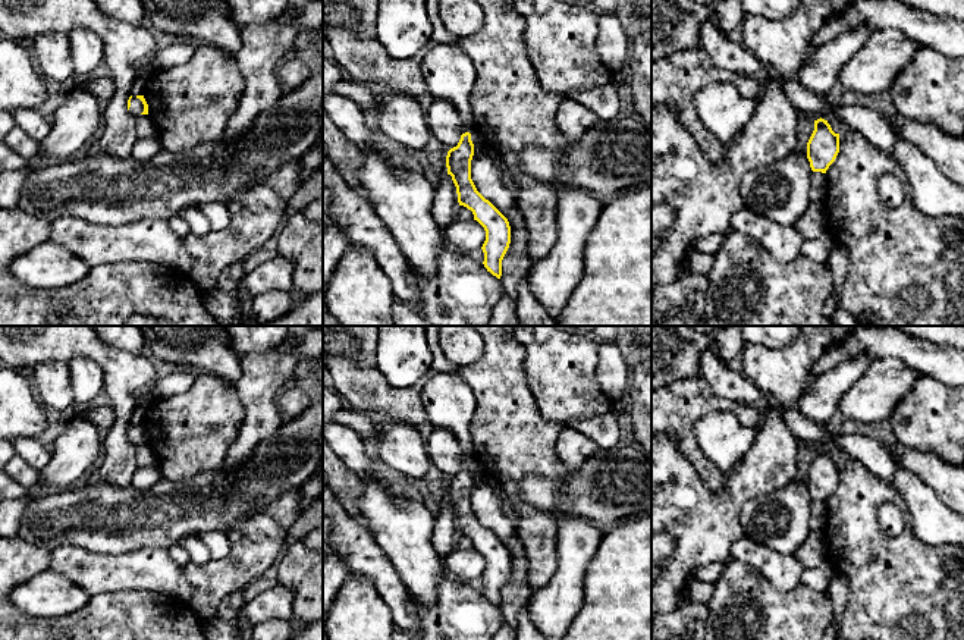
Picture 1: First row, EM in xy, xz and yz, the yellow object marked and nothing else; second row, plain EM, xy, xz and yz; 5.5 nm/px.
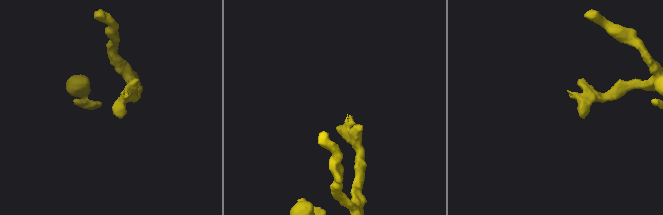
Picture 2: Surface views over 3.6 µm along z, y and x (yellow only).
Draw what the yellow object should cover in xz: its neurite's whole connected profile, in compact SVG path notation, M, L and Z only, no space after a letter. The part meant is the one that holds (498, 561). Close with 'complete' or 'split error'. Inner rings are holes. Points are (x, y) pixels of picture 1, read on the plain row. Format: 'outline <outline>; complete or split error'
outline M465 461L456 476L450 477L446 484L448 503L456 515L459 534L472 540L486 559L486 570L481 575L484 581L484 596L493 605L500 608L502 589L511 572L511 555L508 548L475 517L471 508L471 489L474 484L474 473L471 462Z; complete

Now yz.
outline M825 448L814 449L814 459L807 471L807 487L813 501L826 502L839 481L839 462Z; complete

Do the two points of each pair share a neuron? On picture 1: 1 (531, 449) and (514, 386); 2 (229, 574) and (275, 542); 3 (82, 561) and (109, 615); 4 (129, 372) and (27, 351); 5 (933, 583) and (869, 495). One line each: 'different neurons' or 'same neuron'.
1: same neuron
2: same neuron
3: different neurons
4: same neuron
5: same neuron

